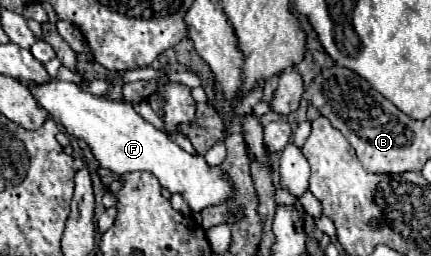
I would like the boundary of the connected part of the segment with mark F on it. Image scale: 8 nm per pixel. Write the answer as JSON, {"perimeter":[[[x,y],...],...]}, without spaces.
{"perimeter":[[[53,79],[45,85],[33,85],[29,89],[39,105],[47,109],[69,135],[83,139],[91,147],[95,159],[105,169],[111,169],[119,175],[129,171],[149,171],[159,179],[161,187],[169,189],[169,193],[183,195],[193,213],[233,199],[233,183],[221,165],[211,167],[203,155],[191,155],[183,151],[163,131],[155,129],[149,121],[137,115],[131,103],[113,103],[81,91],[75,83],[59,79]]]}

